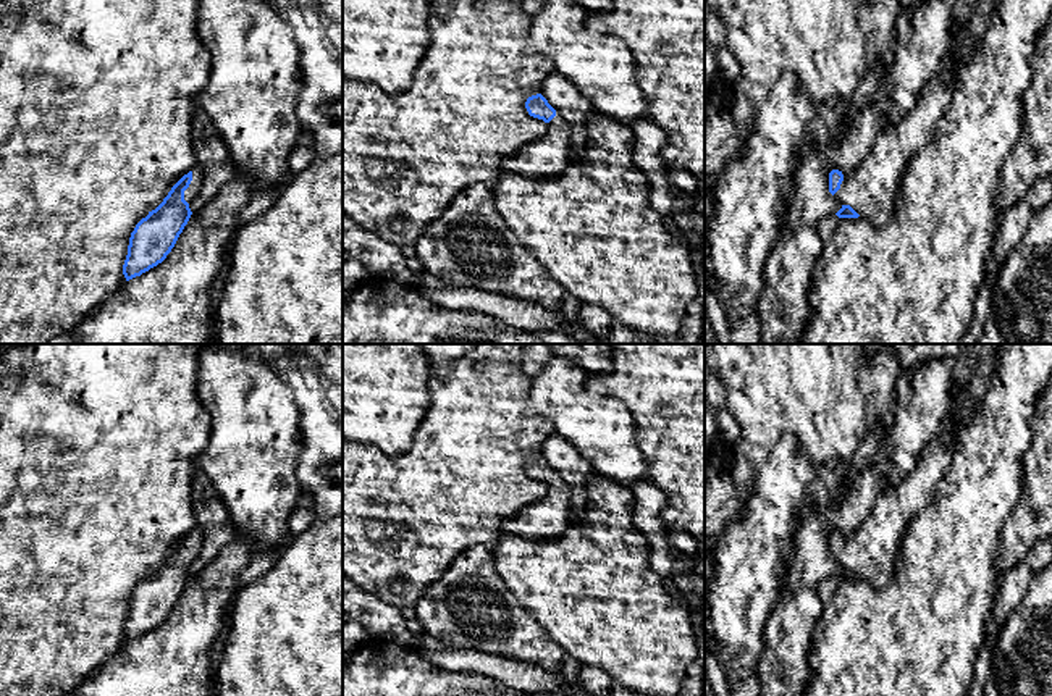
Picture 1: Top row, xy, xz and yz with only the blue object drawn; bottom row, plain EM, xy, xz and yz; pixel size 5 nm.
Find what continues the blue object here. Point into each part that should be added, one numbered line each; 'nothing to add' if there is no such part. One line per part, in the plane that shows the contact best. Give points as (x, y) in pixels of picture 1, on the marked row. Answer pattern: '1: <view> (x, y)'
1: xy (189, 194)

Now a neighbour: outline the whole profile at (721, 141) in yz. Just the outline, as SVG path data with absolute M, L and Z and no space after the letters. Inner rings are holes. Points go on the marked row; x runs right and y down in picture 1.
M726 86L709 97L705 113L705 174L713 179L713 199L717 181L729 161L739 153L742 140L732 121L732 90Z

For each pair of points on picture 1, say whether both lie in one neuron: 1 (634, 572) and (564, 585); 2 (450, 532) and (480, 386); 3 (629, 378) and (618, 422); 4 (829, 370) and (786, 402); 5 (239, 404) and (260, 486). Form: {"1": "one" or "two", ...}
{"1": "one", "2": "one", "3": "two", "4": "one", "5": "one"}

